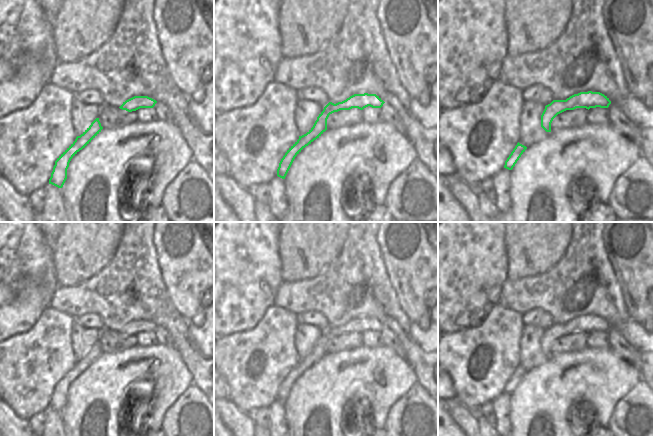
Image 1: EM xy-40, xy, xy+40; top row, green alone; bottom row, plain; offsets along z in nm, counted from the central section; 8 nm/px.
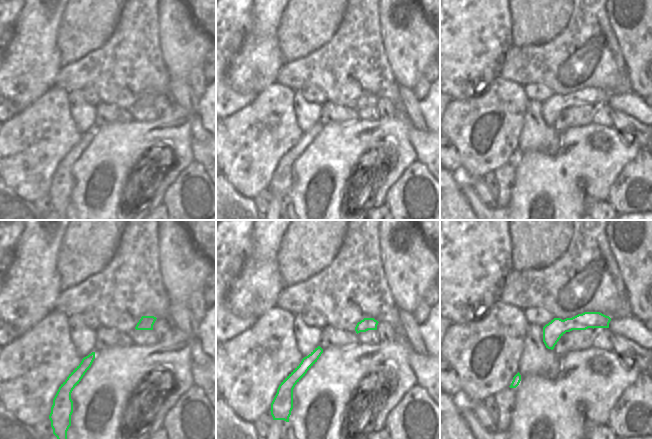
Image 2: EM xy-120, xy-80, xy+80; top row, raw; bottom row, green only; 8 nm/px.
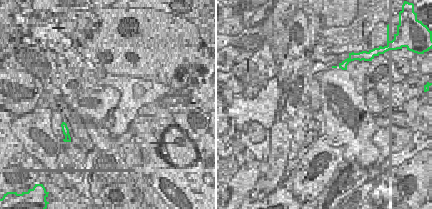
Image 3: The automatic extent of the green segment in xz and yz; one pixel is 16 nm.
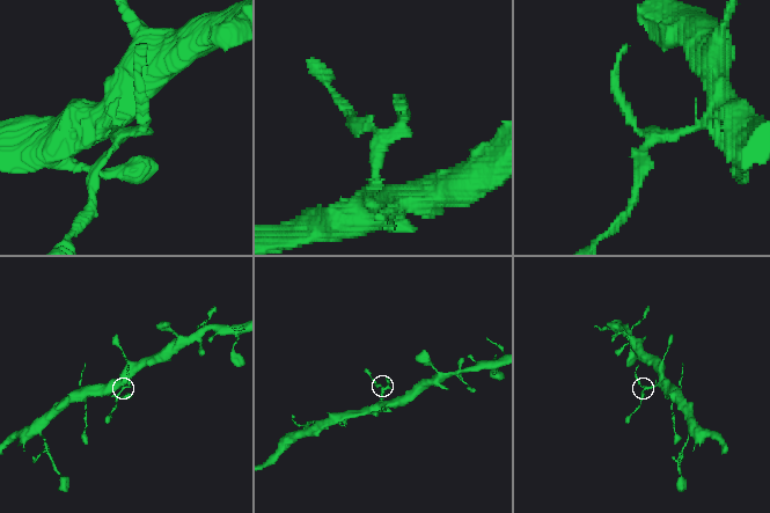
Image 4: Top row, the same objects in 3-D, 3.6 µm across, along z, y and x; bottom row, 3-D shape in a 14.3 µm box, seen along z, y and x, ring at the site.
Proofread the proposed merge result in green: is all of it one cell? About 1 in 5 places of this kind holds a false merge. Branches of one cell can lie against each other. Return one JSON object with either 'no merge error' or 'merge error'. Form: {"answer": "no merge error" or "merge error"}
{"answer": "merge error"}

